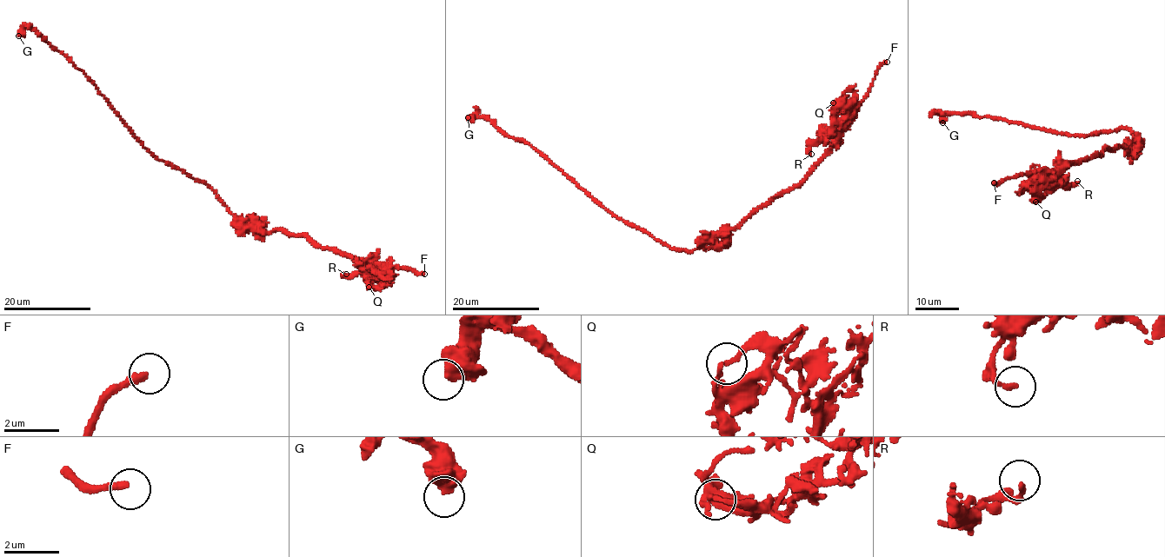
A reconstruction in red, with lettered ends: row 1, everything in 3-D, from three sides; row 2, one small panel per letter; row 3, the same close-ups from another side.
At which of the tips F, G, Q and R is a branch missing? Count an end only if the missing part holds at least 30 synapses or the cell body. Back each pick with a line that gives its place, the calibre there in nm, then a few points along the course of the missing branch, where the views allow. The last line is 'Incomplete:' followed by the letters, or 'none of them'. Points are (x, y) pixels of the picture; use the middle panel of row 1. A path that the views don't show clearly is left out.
F: (887, 62) | 260 nm
Incomplete: F

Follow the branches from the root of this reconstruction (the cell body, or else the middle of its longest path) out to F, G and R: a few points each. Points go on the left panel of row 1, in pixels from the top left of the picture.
F: (217, 197), (246, 226), (302, 235), (320, 246), (349, 255), (376, 268), (388, 264), (424, 274)
G: (217, 197), (204, 183), (154, 156), (95, 83), (66, 56), (30, 29), (25, 28), (18, 36)
R: (217, 197), (246, 226), (302, 235), (373, 269), (346, 274)

